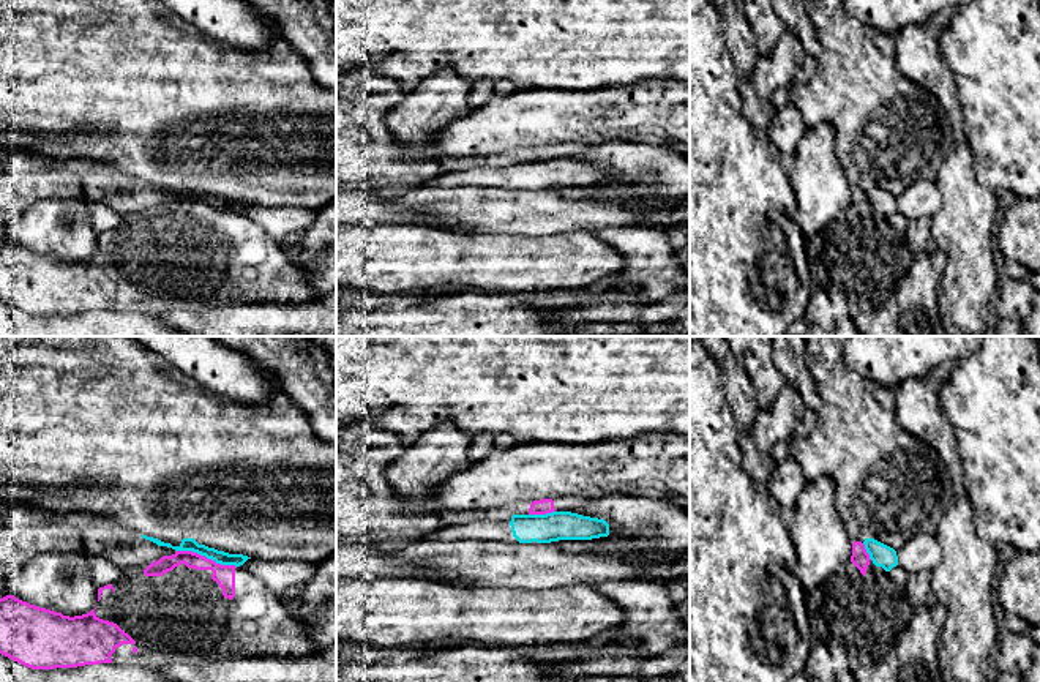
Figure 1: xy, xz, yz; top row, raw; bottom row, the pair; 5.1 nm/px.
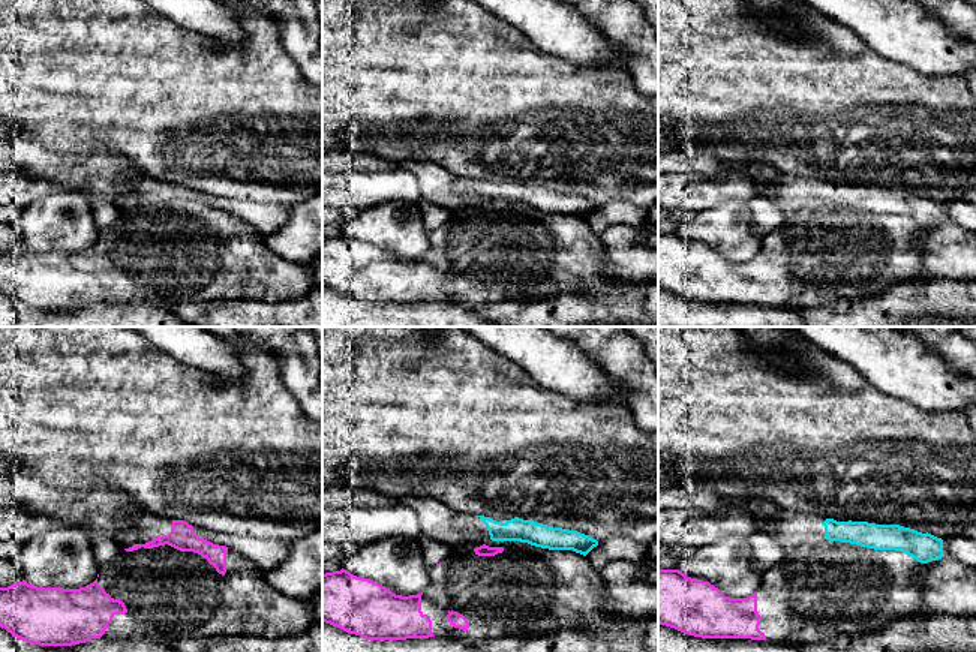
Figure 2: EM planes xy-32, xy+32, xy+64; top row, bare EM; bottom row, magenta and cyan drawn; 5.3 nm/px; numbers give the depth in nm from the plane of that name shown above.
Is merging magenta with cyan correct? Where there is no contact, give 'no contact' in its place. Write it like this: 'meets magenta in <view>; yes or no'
meets magenta in xy; no

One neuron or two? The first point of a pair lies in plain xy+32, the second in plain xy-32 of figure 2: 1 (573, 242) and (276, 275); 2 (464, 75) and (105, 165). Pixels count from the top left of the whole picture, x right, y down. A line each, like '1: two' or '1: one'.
1: one
2: two

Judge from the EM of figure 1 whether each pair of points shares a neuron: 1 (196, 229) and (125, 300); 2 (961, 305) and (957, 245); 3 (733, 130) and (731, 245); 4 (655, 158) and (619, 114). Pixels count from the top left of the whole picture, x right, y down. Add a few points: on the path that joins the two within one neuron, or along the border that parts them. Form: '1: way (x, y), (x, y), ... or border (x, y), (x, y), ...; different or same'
1: way (179, 247), (142, 283); same
2: way (961, 291), (961, 259); same
3: way (726, 158), (726, 217); same
4: border (605, 142), (635, 141), (663, 144), (673, 149); different

